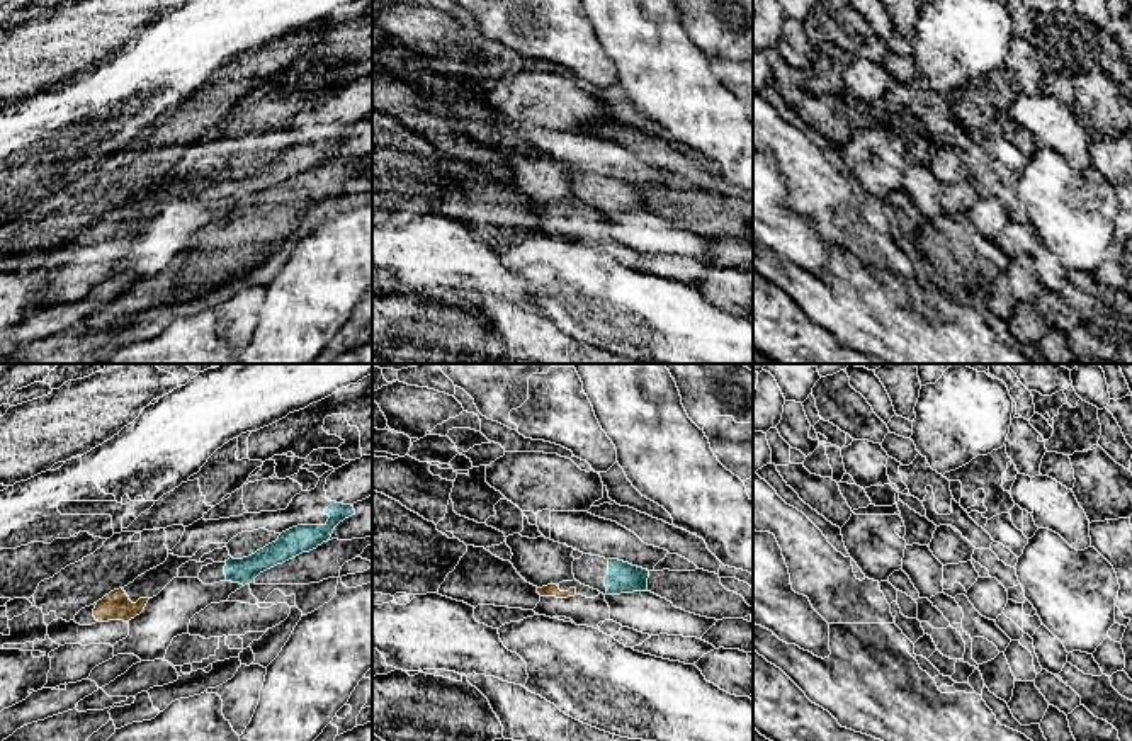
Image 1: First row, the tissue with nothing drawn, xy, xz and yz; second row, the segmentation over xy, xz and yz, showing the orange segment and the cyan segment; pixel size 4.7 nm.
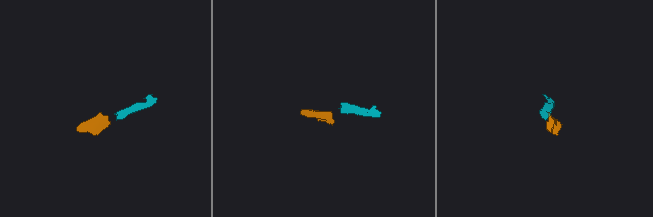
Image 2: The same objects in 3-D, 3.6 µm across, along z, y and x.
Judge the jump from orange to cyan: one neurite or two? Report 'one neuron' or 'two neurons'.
two neurons

